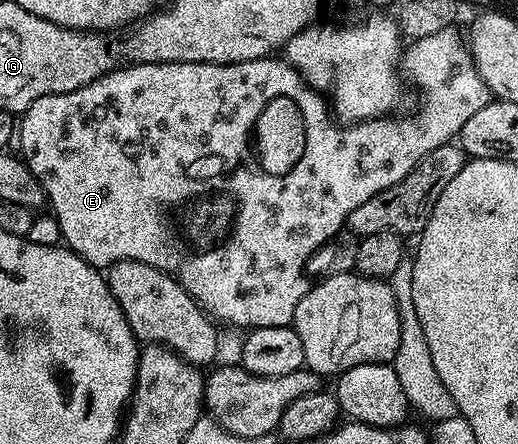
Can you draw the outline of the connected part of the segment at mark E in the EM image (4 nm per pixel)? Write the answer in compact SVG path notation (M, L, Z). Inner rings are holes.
M455 27L438 30L438 34L412 40L409 48L407 45L403 49L403 75L407 79L409 76L413 86L420 91L420 109L413 116L396 114L391 118L362 120L359 124L337 122L330 115L329 101L310 87L299 70L284 58L247 60L233 64L133 64L107 72L105 76L78 90L70 90L66 94L50 94L35 100L18 120L18 152L34 178L44 188L50 208L52 204L50 212L61 227L63 243L77 252L86 263L107 270L119 260L146 262L150 266L161 268L169 276L175 276L213 321L225 320L236 328L244 328L243 330L289 326L294 318L294 310L298 310L298 302L302 302L308 293L310 280L305 275L304 267L314 252L329 243L339 228L343 229L347 225L348 216L354 214L362 202L402 182L402 178L406 178L406 174L410 174L410 170L414 170L414 166L418 166L420 159L430 154L430 150L438 150L438 146L453 143L467 120L488 105L490 93L486 82L478 74L465 37L463 40L456 31ZM123 220L128 220L128 248L120 248L120 223Z

